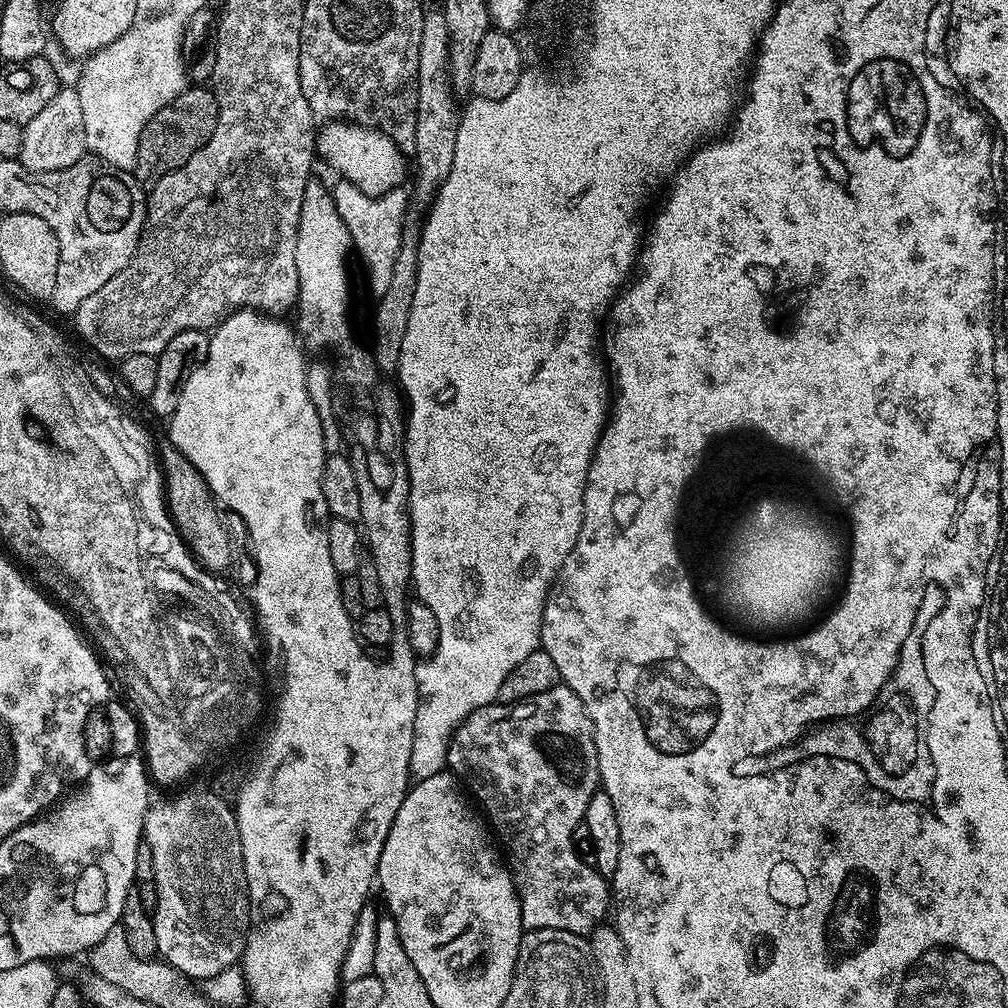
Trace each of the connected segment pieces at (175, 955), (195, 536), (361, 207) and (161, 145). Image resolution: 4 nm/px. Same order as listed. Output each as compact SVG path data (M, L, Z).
M191 790L191 792L184 792L181 796L174 797L173 800L164 800L161 804L153 803L149 807L148 813L144 816L144 834L142 840L146 845L146 856L152 859L152 880L156 883L156 909L153 907L150 912L152 925L154 926L156 951L159 959L163 960L165 964L178 969L183 976L187 976L196 982L203 982L209 976L222 974L222 970L241 963L244 955L244 947L248 945L248 926L252 922L252 915L250 914L252 903L248 901L248 883L246 882L244 863L242 862L242 842L238 834L236 813L230 807L229 801L227 804L224 800L227 799L215 792Z
M170 442L160 444L158 448L158 463L162 469L162 479L165 483L166 503L169 515L177 531L185 535L191 547L195 549L210 569L220 572L228 560L228 551L234 547L228 530L220 516L216 498L209 490L208 483L196 467Z
M343 178L337 179L336 185L331 185L330 191L332 200L338 206L338 212L342 214L342 218L346 222L346 230L350 230L350 238L355 255L360 255L360 260L364 263L364 272L368 275L368 284L373 288L376 294L384 292L386 286L390 286L390 274L394 274L394 260L398 258L398 250L402 242L402 226L404 225L404 217L409 215L408 196L404 193L403 187L395 188L382 194L381 196L371 196L362 190L358 190L358 186L354 186L348 180Z
M208 86L185 87L184 92L178 94L178 98L174 98L174 102L158 110L158 114L154 114L150 122L146 122L146 130L142 130L138 138L138 154L134 169L136 179L141 182L155 182L161 180L166 174L178 170L208 141L210 134L214 134L214 126L218 126L218 102L215 92Z

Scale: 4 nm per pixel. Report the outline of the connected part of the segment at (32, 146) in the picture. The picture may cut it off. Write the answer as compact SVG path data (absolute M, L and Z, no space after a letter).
M61 87L46 107L24 125L24 145L19 162L35 172L53 172L74 166L74 162L85 159L87 152L86 130L82 126L82 98L78 98L75 87Z

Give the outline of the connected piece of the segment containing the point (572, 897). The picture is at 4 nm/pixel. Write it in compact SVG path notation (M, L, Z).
M561 682L555 688L546 690L542 694L534 694L530 698L520 701L518 704L502 704L497 702L474 710L453 732L452 740L448 744L446 764L452 775L463 781L467 791L473 797L476 795L484 803L485 809L483 808L483 811L486 813L486 816L486 811L488 811L489 817L487 816L487 819L490 821L498 840L498 835L500 835L501 841L499 840L499 843L502 845L502 848L502 843L504 843L505 849L503 848L503 851L506 853L506 863L512 873L512 880L516 884L516 893L520 899L522 922L525 929L553 928L554 930L566 930L570 934L587 937L595 928L601 927L605 923L604 915L607 912L609 915L610 912L609 881L601 876L589 861L582 859L572 845L572 835L576 827L584 823L586 806L590 802L590 798L594 798L594 794L601 787L600 767L598 766L598 754L596 753L596 739L594 738L594 729L592 729L592 719L588 717L588 711L582 706L578 694L574 694L574 690L570 690Z

